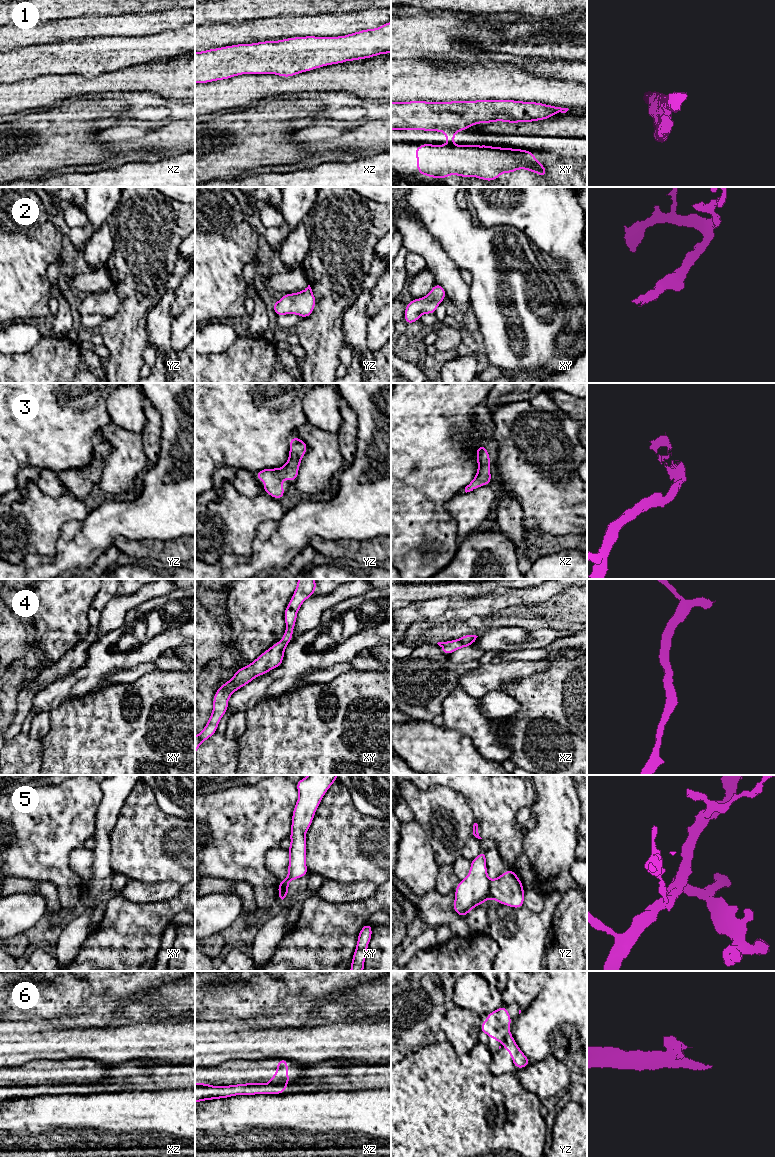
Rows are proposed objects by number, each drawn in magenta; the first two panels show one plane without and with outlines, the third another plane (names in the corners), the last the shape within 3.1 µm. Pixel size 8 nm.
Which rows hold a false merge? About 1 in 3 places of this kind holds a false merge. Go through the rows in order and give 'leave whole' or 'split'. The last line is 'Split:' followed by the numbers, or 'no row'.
1: leave whole
2: leave whole
3: leave whole
4: leave whole
5: split
6: split
Split: 5, 6

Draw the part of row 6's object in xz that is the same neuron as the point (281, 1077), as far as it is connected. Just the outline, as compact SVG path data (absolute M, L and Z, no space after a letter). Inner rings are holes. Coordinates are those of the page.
M279 1059L277 1061L277 1070L273 1077L269 1079L271 1084L289 1085L288 1060Z

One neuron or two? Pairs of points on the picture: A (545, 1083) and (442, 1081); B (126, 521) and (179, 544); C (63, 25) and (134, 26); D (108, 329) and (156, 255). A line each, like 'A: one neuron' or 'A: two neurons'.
A: two neurons
B: two neurons
C: one neuron
D: one neuron

